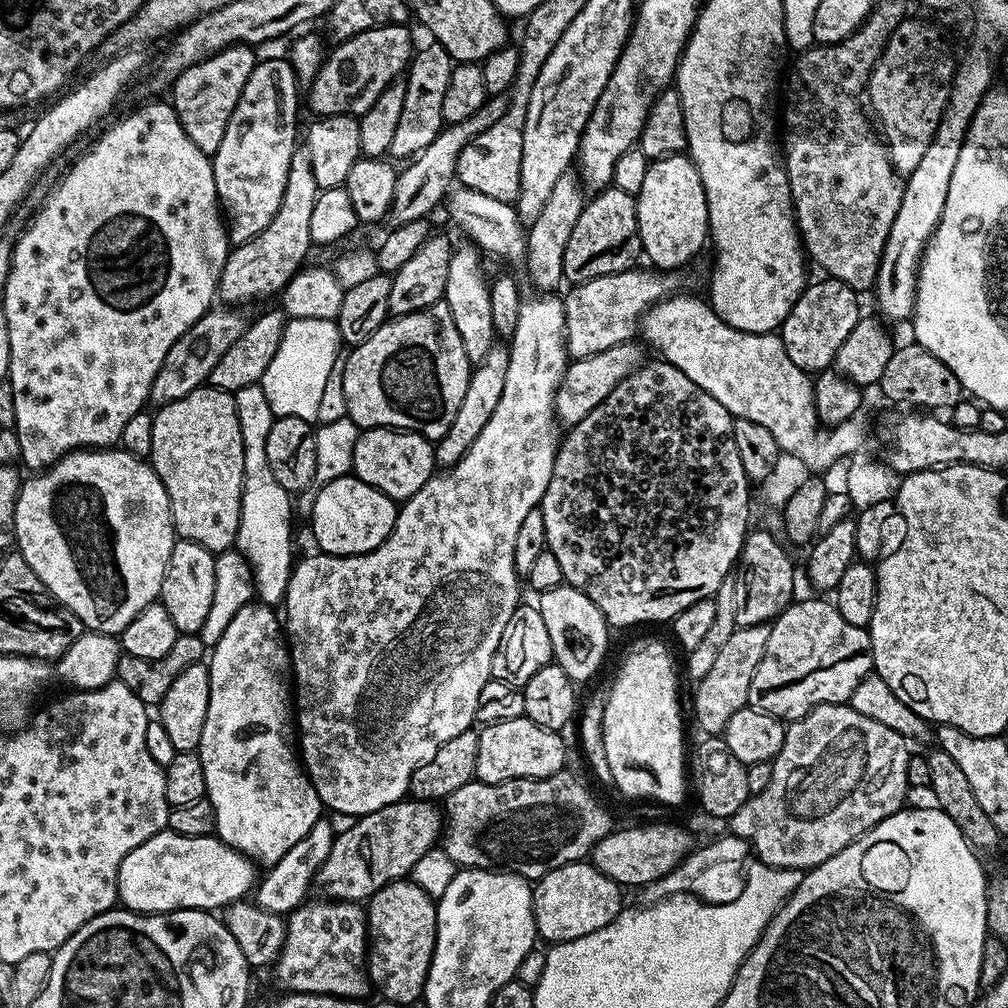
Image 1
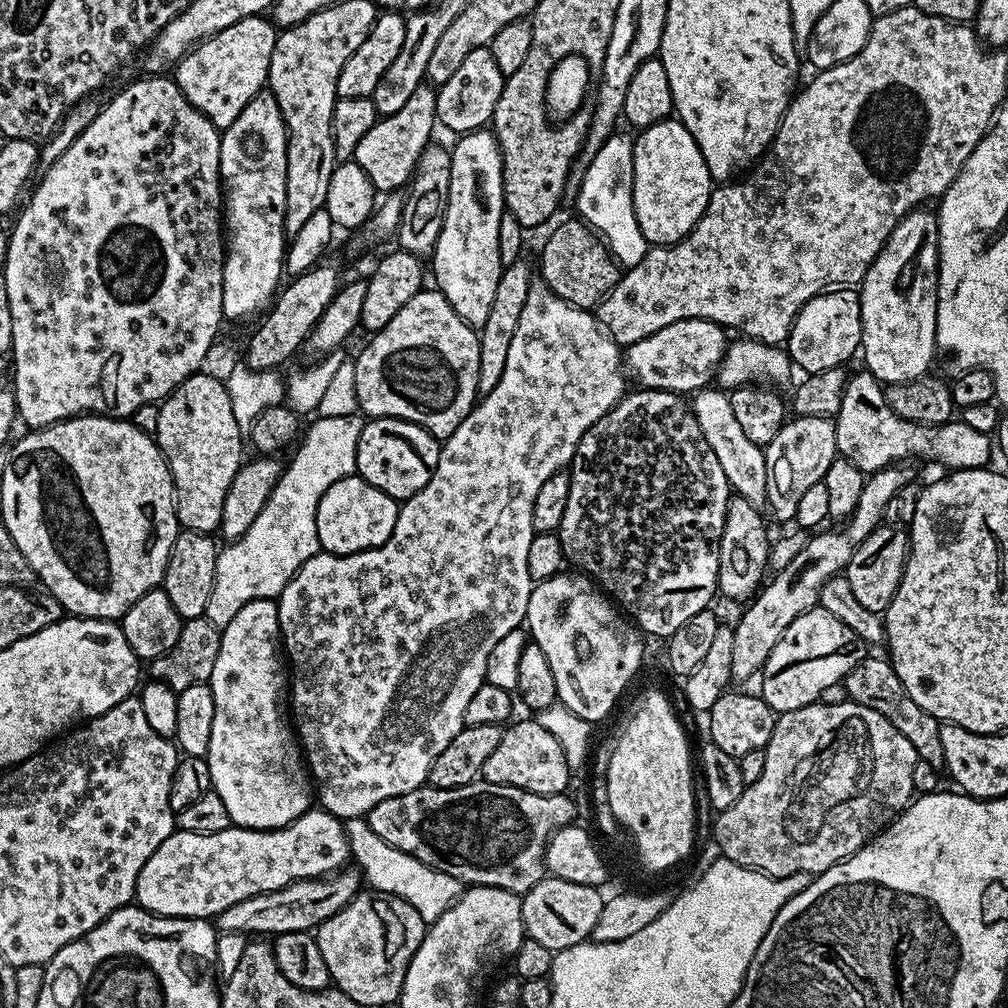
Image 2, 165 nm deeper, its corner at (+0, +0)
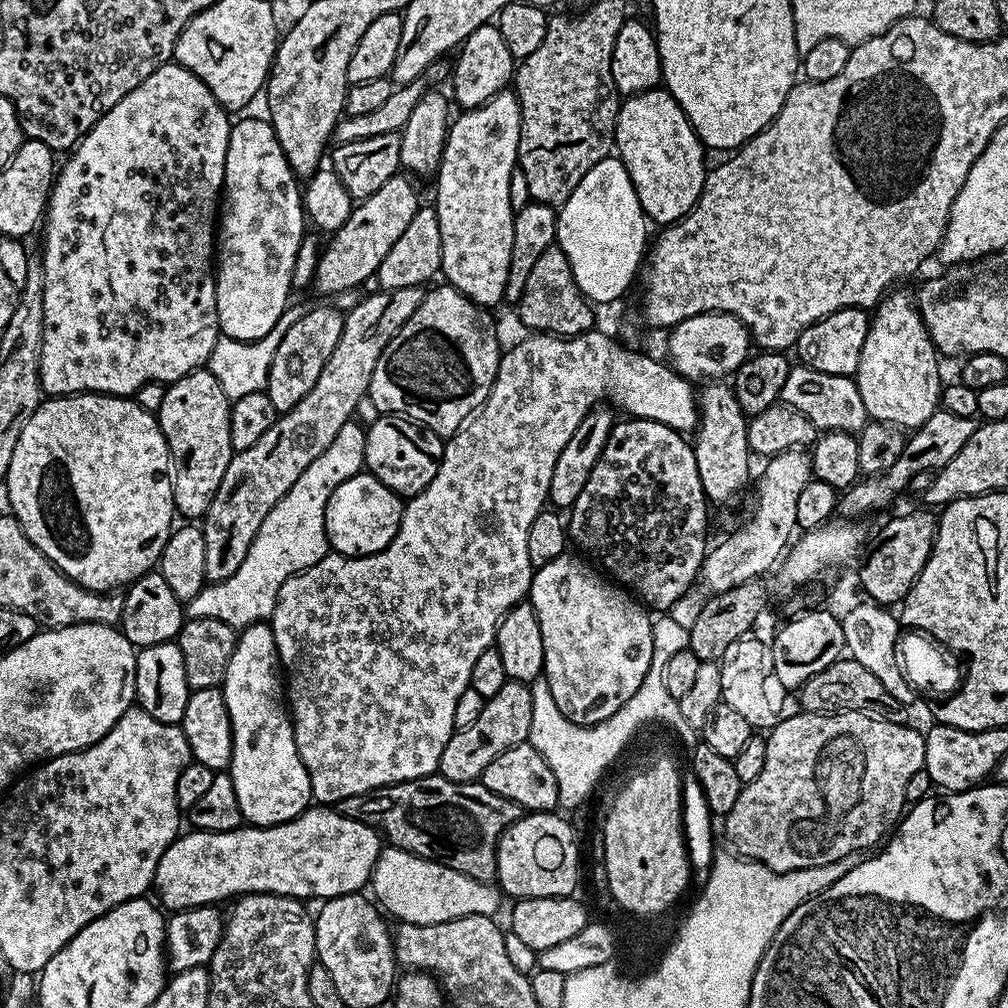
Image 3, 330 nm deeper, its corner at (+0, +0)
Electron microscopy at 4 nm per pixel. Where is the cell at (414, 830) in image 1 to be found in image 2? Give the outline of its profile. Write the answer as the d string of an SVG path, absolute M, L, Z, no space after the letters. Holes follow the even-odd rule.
M345 866L338 872L319 877L315 880L296 880L282 890L270 890L242 902L234 902L220 915L215 917L214 924L221 933L241 932L245 934L264 934L269 932L272 938L291 932L312 932L320 923L348 905L356 893L361 891L362 876L355 867Z

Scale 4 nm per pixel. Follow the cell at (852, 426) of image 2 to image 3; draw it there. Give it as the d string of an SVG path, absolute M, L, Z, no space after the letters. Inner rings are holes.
M803 366L789 367L786 383L782 385L780 400L789 408L798 410L818 430L824 432L859 433L869 419L866 406L862 402L862 394L858 390L855 379L838 374L822 374L813 368Z

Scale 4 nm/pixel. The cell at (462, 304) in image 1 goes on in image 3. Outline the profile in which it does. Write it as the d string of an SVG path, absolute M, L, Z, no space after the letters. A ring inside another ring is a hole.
M505 90L499 92L490 102L486 102L480 108L469 108L459 113L461 116L451 121L448 125L448 141L442 154L440 170L434 177L436 183L436 201L434 207L438 214L438 230L442 234L442 258L440 259L440 272L443 279L452 287L458 289L466 298L470 298L475 304L479 304L485 310L495 309L496 303L504 300L506 290L506 278L510 270L510 246L514 246L514 226L512 225L513 210L510 206L510 174L518 167L516 155L518 154L518 138L520 137L520 103L515 91Z

